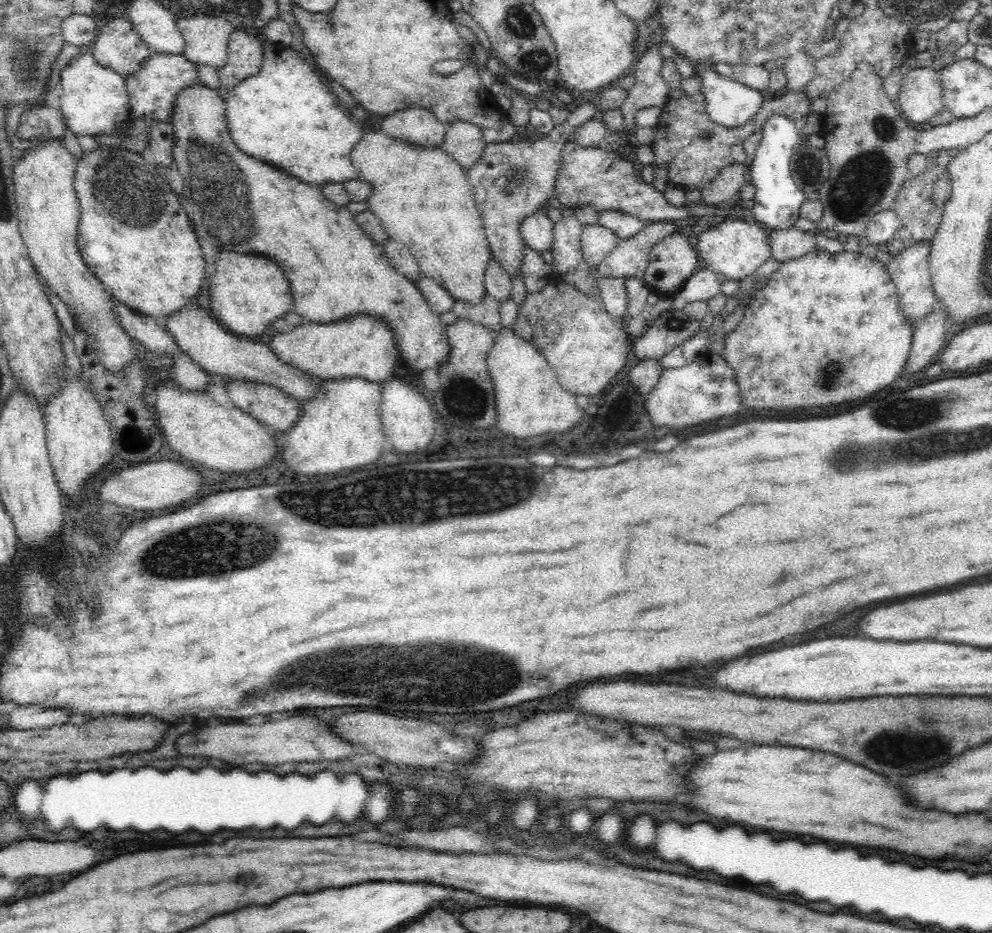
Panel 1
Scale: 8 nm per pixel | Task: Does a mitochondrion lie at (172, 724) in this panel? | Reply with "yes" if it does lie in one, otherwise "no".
no

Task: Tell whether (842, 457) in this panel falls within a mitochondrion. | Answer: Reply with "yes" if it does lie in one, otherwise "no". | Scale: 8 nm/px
yes

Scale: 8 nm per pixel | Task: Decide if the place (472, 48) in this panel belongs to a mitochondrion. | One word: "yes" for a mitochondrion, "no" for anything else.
no

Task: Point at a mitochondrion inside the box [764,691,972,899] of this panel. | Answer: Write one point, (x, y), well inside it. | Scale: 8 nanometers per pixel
(893, 749)

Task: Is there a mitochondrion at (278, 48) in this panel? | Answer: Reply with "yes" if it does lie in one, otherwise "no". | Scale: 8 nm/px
no

